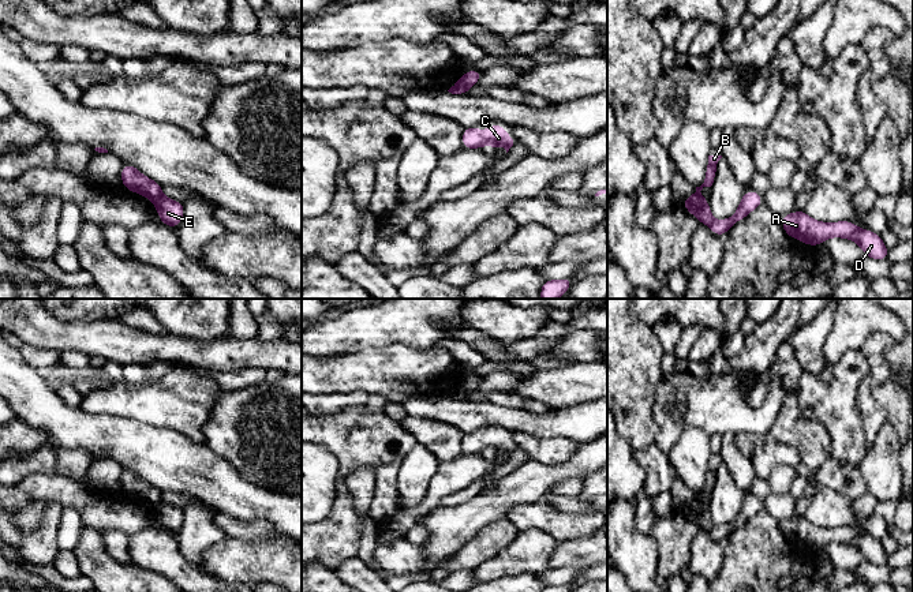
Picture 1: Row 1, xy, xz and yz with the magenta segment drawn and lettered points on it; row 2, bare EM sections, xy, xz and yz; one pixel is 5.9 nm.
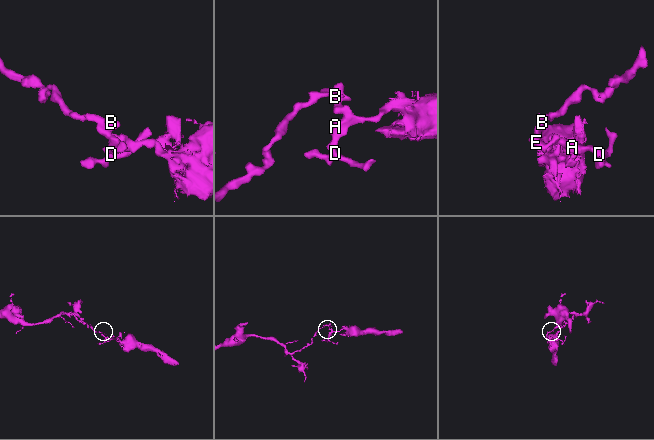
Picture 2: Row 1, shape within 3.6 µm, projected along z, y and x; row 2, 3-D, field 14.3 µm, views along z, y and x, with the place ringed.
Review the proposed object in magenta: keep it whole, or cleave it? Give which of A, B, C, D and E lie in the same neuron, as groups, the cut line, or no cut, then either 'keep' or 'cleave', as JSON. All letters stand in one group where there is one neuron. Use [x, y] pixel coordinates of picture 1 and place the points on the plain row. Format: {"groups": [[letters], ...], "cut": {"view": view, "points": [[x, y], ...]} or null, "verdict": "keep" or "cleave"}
{"groups": [["A", "C", "D", "E"], ["B"]], "cut": {"view": "xz", "points": [[460, 383], [467, 394]]}, "verdict": "cleave"}

